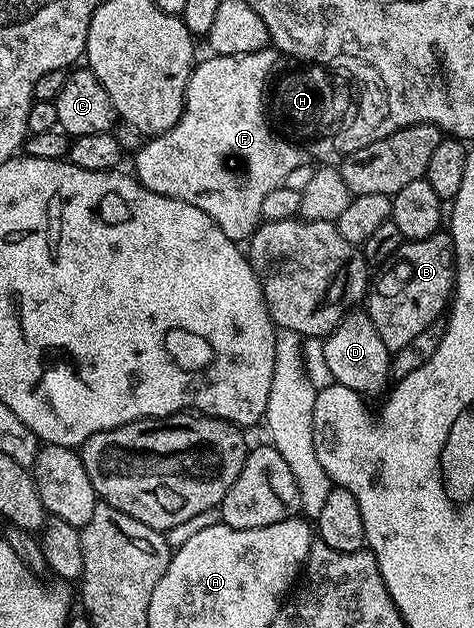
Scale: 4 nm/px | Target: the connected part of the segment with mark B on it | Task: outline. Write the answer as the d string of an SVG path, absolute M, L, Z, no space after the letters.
M446 232L433 234L424 240L403 241L401 248L377 274L378 279L375 282L373 279L368 290L370 323L376 332L380 332L380 340L384 340L389 350L397 352L412 344L412 340L416 340L424 328L435 325L443 317L454 292L454 242Z

